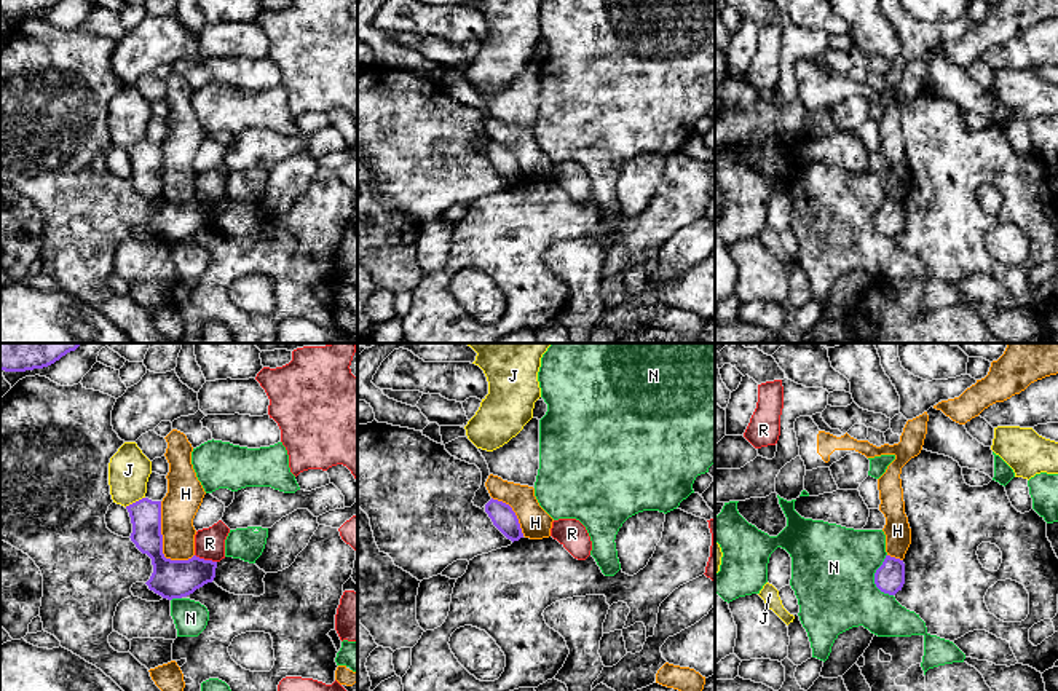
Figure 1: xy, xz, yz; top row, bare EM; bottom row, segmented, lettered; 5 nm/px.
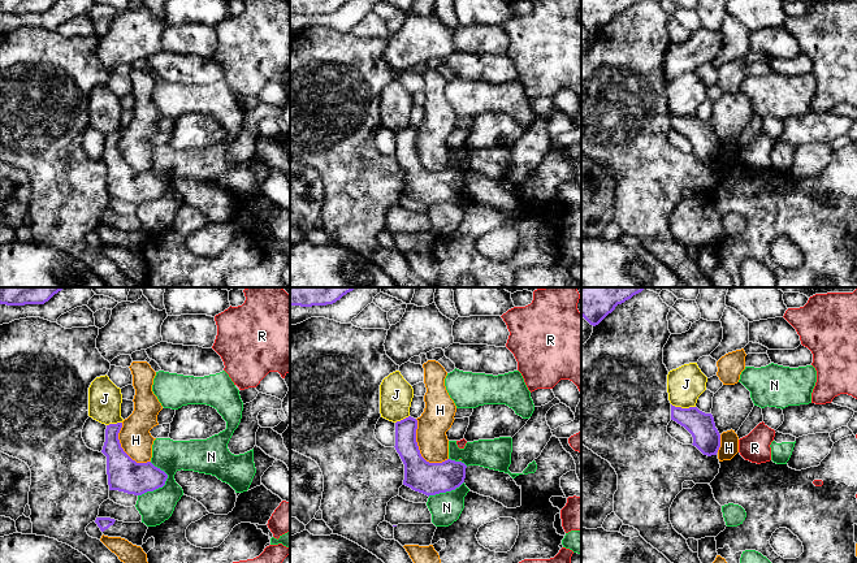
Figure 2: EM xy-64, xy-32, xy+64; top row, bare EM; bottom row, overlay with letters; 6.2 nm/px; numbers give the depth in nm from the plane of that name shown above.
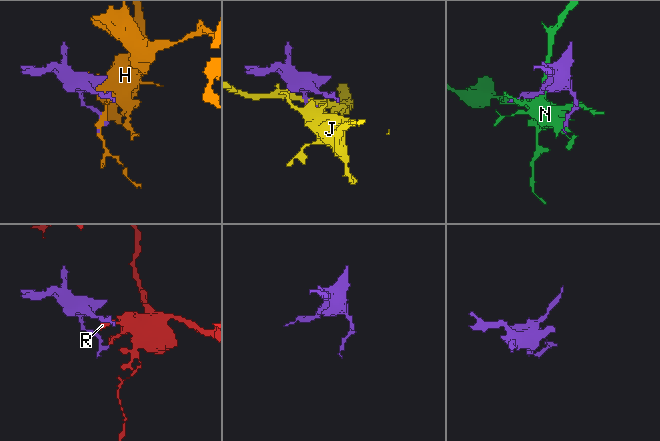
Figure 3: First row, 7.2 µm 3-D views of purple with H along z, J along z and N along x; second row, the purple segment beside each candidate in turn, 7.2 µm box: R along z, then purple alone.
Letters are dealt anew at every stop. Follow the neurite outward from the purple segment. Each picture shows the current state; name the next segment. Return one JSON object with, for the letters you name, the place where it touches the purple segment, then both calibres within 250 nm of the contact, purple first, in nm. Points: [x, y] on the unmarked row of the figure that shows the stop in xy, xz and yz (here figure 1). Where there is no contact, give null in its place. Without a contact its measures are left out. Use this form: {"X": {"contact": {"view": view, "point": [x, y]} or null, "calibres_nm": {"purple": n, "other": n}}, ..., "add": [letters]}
{"add": []}

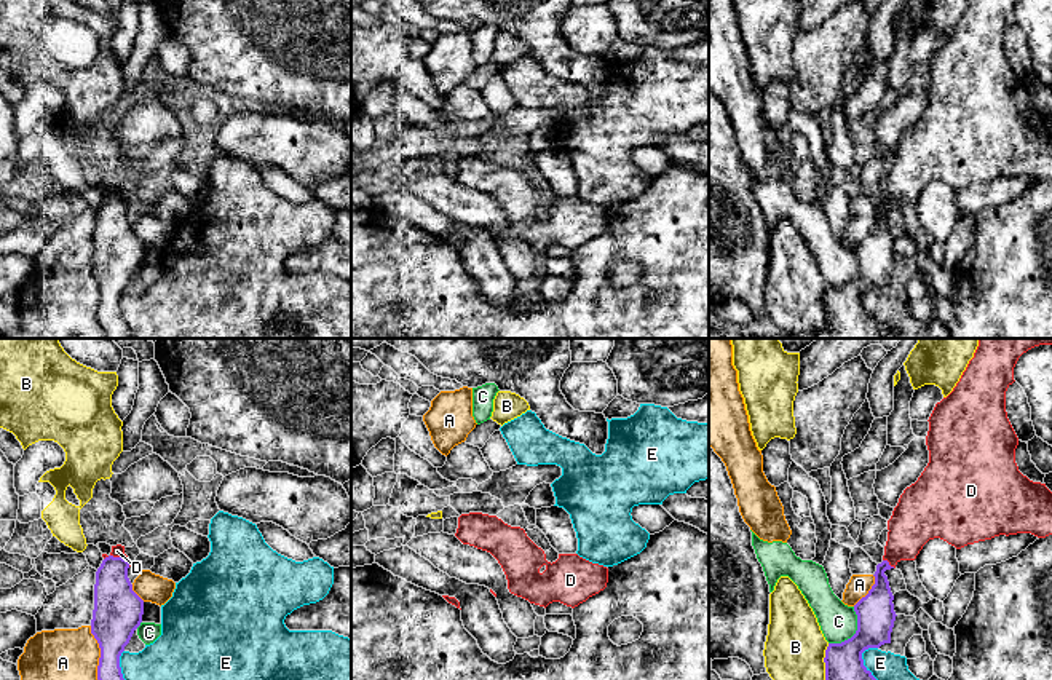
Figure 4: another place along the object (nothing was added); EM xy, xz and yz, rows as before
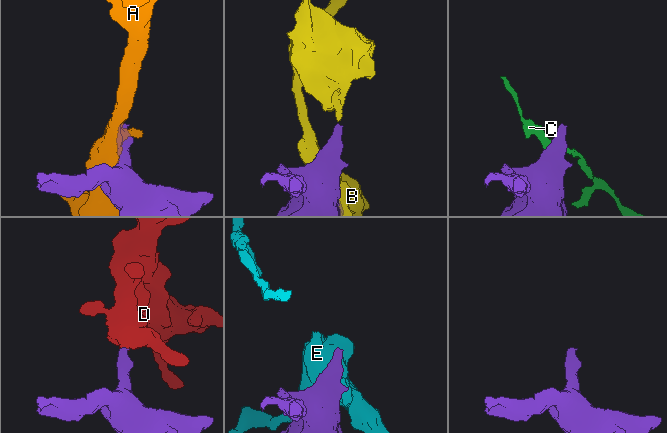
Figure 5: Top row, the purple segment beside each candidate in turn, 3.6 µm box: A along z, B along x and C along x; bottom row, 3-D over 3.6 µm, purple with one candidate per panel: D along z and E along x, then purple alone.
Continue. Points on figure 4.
{"D": {"contact": {"view": "xy", "point": [118, 200]}, "calibres_nm": {"purple": 240, "other": 60}}, "add": ["D"]}

